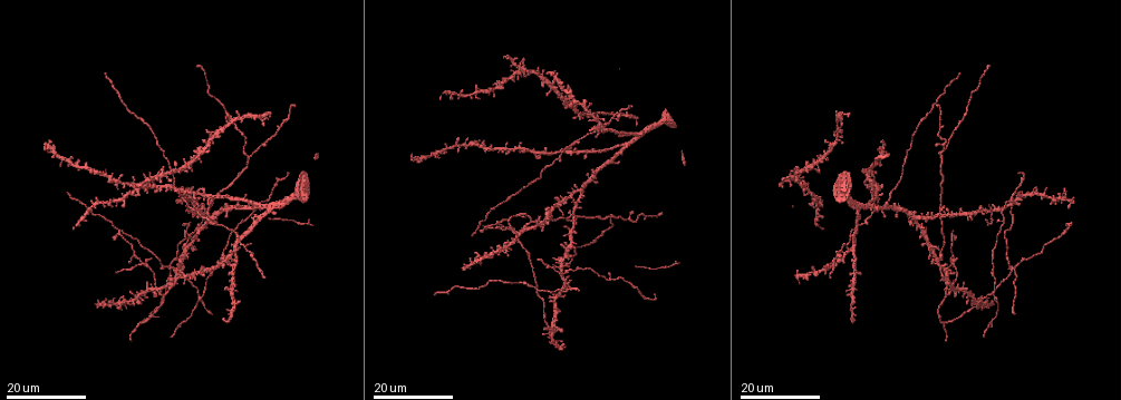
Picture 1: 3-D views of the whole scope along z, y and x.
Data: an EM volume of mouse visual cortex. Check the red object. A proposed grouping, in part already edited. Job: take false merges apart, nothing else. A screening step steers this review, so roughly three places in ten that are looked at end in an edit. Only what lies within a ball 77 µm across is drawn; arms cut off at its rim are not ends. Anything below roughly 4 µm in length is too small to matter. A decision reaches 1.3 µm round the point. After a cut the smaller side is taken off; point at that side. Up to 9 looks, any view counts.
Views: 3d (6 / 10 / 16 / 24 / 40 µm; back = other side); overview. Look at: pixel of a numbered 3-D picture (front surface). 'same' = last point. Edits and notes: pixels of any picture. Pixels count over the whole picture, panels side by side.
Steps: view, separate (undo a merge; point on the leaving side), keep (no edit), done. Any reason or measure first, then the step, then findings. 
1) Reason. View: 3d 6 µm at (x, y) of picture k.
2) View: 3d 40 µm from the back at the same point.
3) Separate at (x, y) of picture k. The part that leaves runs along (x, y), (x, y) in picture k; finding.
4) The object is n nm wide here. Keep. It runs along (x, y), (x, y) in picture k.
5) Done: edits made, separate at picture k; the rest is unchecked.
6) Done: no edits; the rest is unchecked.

View: 3d 16 µm at (196, 304) of picture 1.

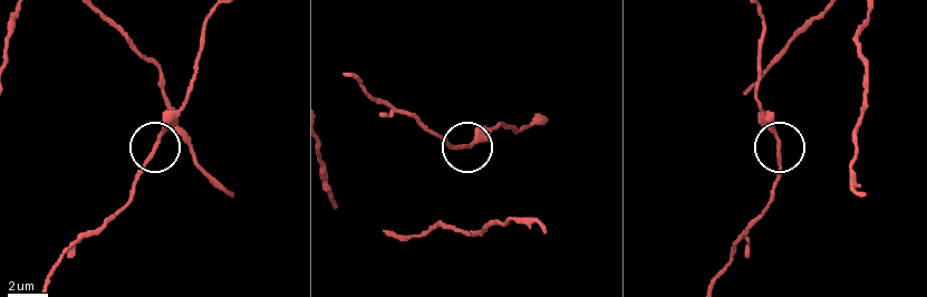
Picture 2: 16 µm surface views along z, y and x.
View: 3d 10 µm at (779, 141) of picture 2.

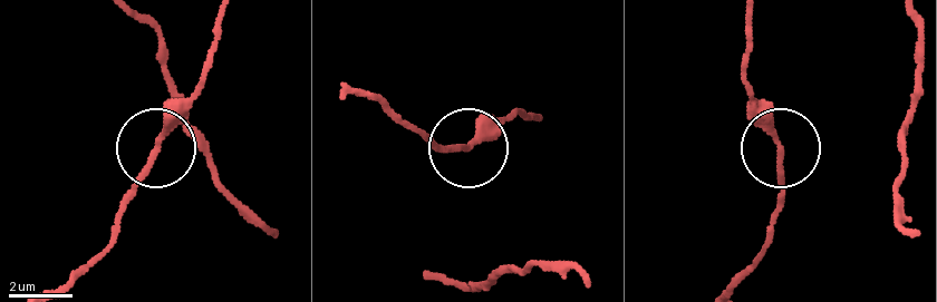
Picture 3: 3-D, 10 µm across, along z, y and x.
Keep. One neuron here.

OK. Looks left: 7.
Calibre changes. View: 3d 24 µm at (207, 278) of picture 1.

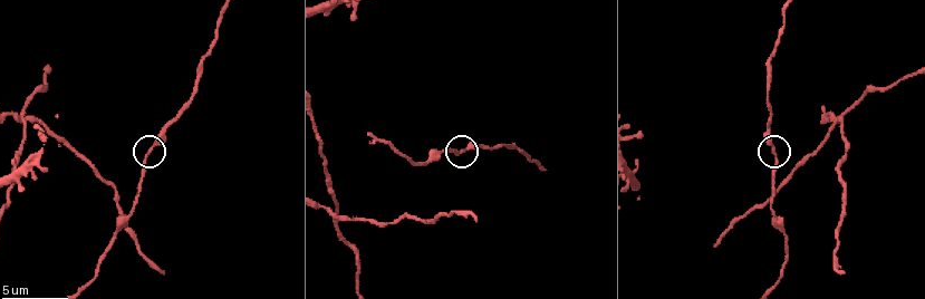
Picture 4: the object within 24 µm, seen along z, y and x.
Closer look. View: 3d 10 µm at (463, 152) of picture 4.

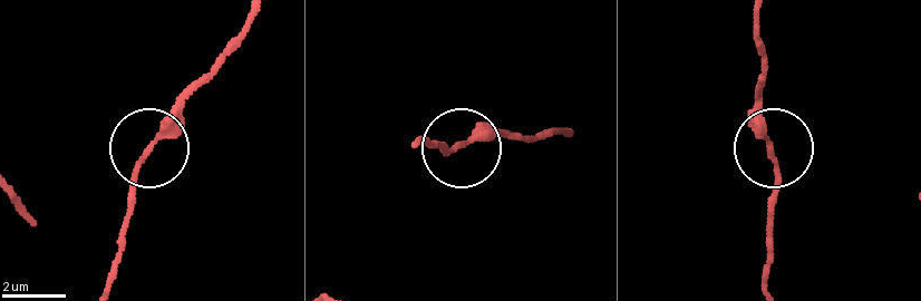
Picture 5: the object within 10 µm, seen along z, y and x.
Keep. One neuron here.

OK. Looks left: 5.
View: 3d 24 µm at (155, 289) of picture 1.

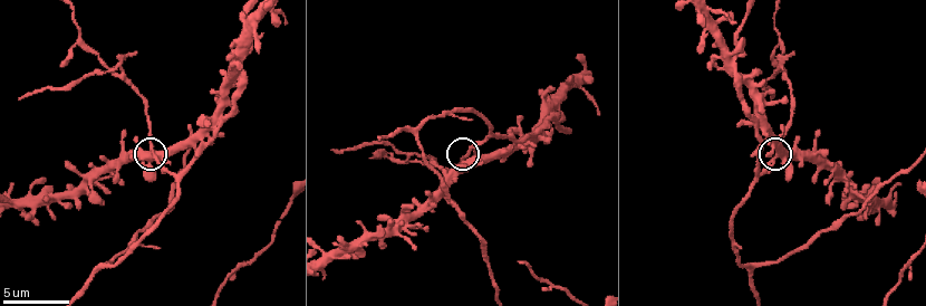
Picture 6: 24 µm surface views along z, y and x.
View: 3d 10 µm at (465, 161) of picture 6.

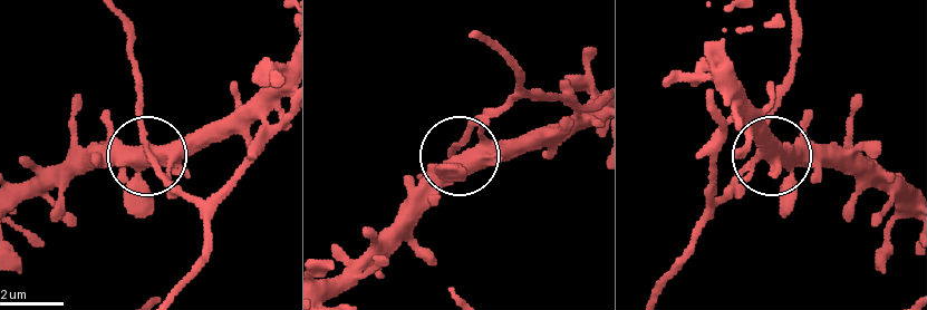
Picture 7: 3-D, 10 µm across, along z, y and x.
Keep. Continuous, no second neuron.

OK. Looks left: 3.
Two arms in line, one across. View: 3d 16 µm at (941, 159) of picture 1.

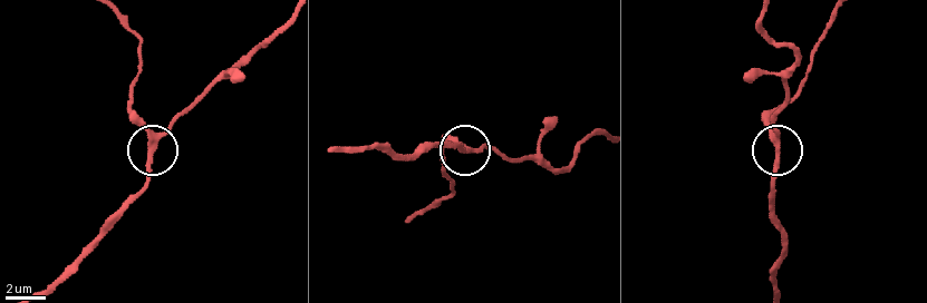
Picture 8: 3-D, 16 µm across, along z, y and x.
Closer look. View: 3d 6 µm at (157, 135) of picture 8.

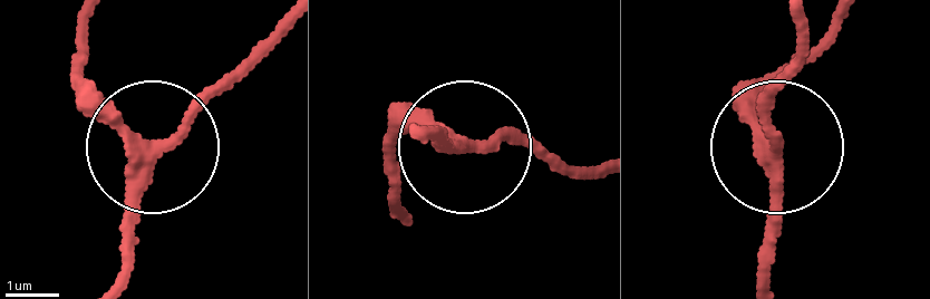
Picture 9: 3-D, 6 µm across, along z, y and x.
View: 3d 6 µm from the back at (153, 148) of picture 9.

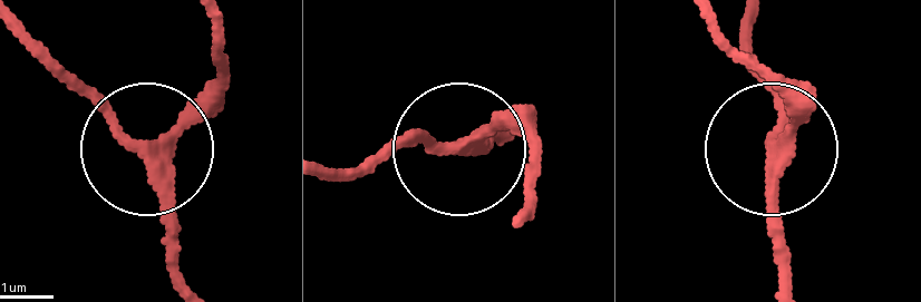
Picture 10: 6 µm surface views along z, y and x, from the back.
Keep. It runs along (510, 143), (403, 143), (340, 168) in picture 10; all the same neuron.

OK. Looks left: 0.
Done: no edits; the rest is unchecked.

